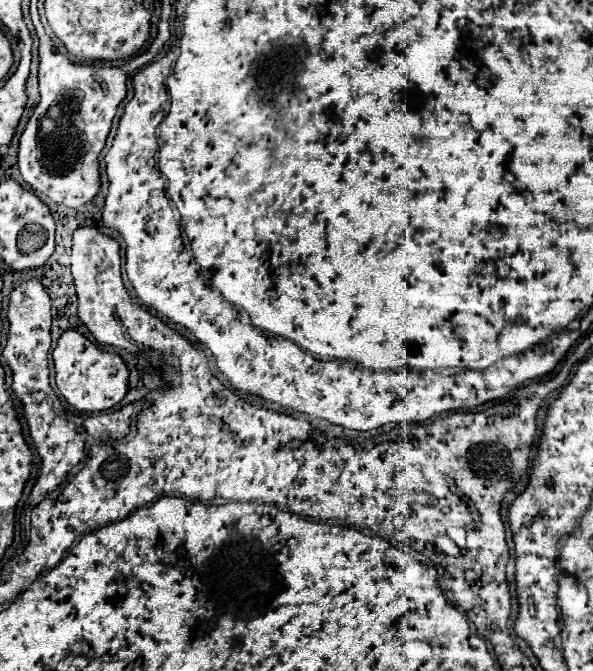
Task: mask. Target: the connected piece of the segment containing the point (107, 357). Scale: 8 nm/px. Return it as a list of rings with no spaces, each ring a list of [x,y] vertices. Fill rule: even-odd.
[[[68,329],[60,335],[52,351],[52,359],[56,369],[56,387],[76,411],[92,413],[110,409],[120,403],[128,391],[128,369],[120,355],[100,349],[74,329]]]

